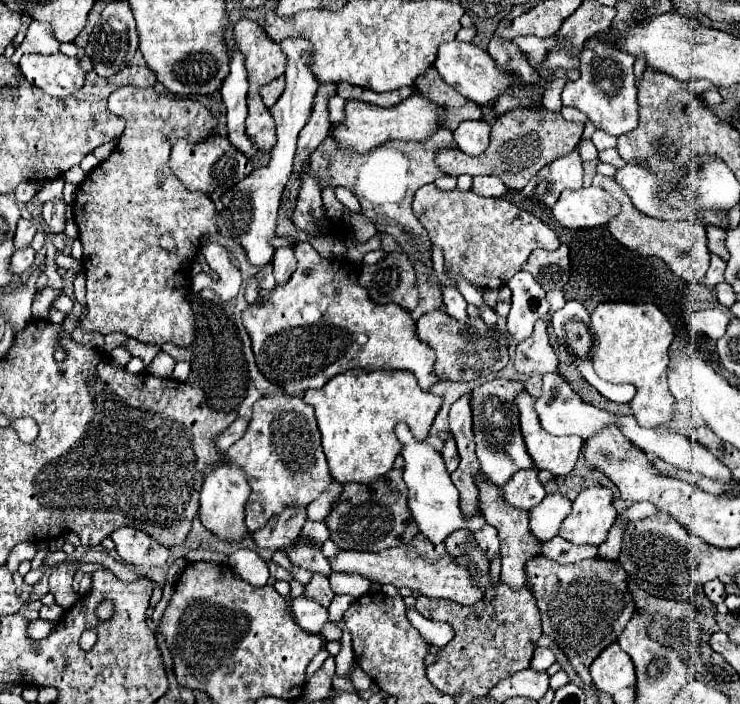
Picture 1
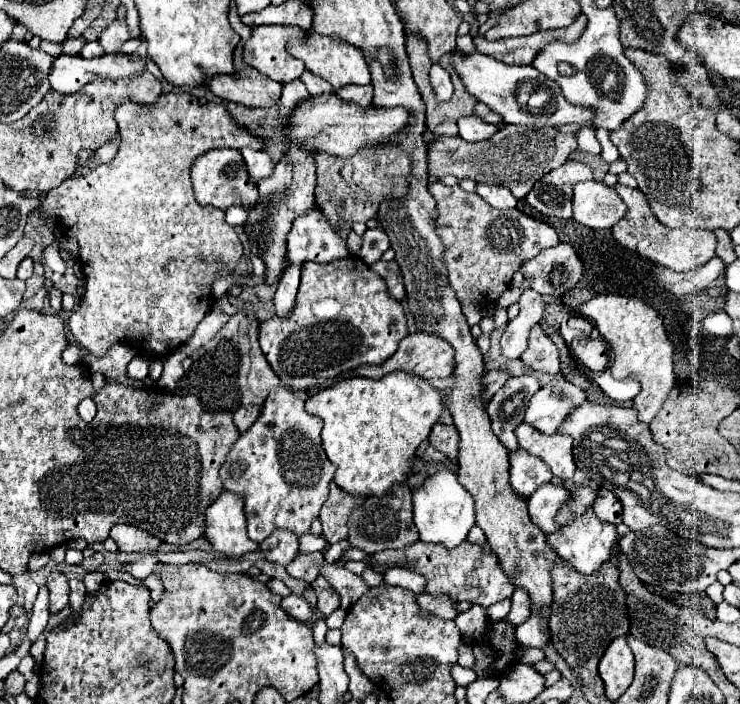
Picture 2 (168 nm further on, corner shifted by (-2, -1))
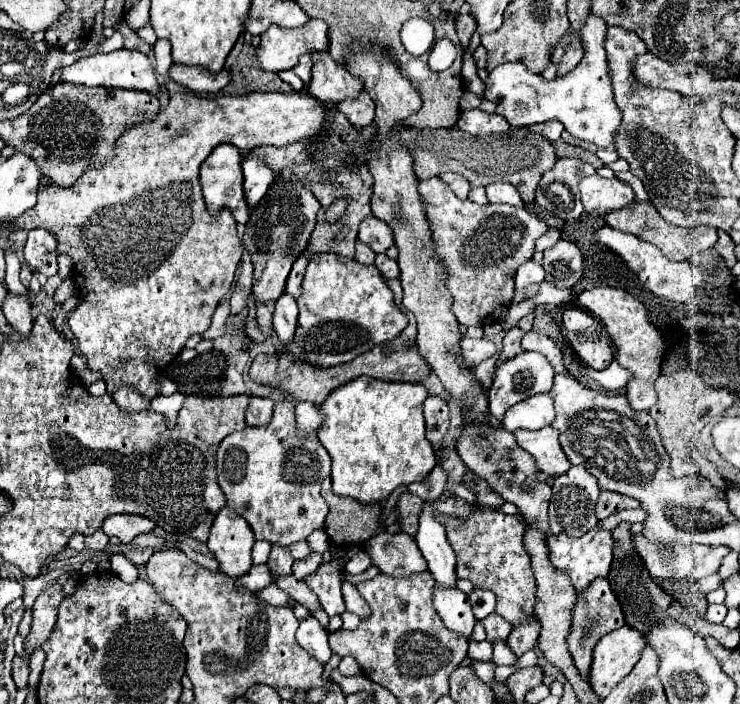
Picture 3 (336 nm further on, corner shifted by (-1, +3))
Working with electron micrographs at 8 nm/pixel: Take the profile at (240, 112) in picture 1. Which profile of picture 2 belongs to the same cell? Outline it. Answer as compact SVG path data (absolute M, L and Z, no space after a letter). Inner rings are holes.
M243 147L243 149L241 149L241 155L243 155L243 159L245 159L249 177L251 177L253 181L259 181L261 177L271 175L271 171L273 171L273 161L271 161L271 157L269 157L263 149Z

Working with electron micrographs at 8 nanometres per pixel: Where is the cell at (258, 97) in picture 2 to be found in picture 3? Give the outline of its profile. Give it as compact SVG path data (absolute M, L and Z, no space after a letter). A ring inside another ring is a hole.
M174 63L170 67L170 77L178 83L188 87L190 91L196 93L218 93L220 89L224 89L230 81L230 71L222 69L218 73L212 73L204 67L186 67L186 65L178 65Z

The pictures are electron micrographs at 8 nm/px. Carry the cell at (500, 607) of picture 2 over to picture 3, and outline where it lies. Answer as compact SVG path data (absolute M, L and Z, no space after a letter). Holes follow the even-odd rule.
M475 587L468 595L468 599L472 605L474 617L478 621L484 619L484 617L488 617L490 613L495 611L496 596L490 590L482 590Z

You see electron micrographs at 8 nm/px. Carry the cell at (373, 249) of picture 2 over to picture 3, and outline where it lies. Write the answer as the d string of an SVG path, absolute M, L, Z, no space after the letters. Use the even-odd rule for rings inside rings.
M366 217L362 223L360 223L360 229L358 229L358 239L362 243L366 243L374 253L384 253L388 247L394 245L394 237L392 237L392 229L376 219L376 217Z

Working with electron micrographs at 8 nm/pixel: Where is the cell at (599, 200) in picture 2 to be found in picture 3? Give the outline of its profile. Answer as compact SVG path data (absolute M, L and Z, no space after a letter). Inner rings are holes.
M598 175L584 177L580 181L580 193L582 193L582 203L586 211L594 211L594 209L614 211L634 201L632 187L622 183L616 177L612 179L602 179Z

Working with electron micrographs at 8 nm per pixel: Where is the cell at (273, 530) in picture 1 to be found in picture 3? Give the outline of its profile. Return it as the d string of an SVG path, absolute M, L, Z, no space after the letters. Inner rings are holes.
M274 545L272 553L270 553L270 559L268 559L266 565L268 565L272 577L278 579L278 577L286 577L286 575L292 573L292 563L294 563L294 559L292 559L290 551L286 547Z

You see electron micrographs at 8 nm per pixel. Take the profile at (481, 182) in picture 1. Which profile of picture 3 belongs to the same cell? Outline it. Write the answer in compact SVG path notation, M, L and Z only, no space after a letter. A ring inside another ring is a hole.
M492 183L486 187L486 193L490 203L510 203L514 207L524 207L524 201L520 199L516 187L510 183Z

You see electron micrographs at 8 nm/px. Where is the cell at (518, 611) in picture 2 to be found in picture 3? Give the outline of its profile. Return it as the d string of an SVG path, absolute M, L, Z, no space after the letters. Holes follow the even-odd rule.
M530 619L518 627L512 627L512 633L508 635L508 647L516 657L520 657L536 647L538 635L540 635L540 625L536 619Z

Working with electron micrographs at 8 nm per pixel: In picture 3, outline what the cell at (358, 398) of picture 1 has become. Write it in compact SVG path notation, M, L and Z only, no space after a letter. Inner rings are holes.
M358 377L328 395L328 399L320 405L326 421L318 431L318 439L332 457L334 495L350 497L360 503L378 503L388 499L396 487L424 481L428 477L428 473L436 467L436 453L424 435L422 403L426 395L428 391L420 383L388 383L370 377Z

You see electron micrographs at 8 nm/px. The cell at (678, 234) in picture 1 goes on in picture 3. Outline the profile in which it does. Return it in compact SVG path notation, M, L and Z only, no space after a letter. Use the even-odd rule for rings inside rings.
M630 203L628 207L622 207L618 211L610 211L604 217L604 221L614 229L632 233L632 235L640 237L642 241L656 245L668 259L674 259L674 261L684 261L684 259L692 257L694 253L710 249L716 243L716 235L718 235L714 227L692 227L692 229L676 227L676 225L664 221L660 217L660 213L652 205L646 205L646 203Z

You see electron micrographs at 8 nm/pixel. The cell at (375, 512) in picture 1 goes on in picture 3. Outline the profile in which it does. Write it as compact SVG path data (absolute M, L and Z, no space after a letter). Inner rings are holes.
M402 493L396 503L396 507L398 507L396 523L402 527L402 531L406 531L412 537L418 531L418 513L422 511L422 505L424 505L424 501L412 493Z

